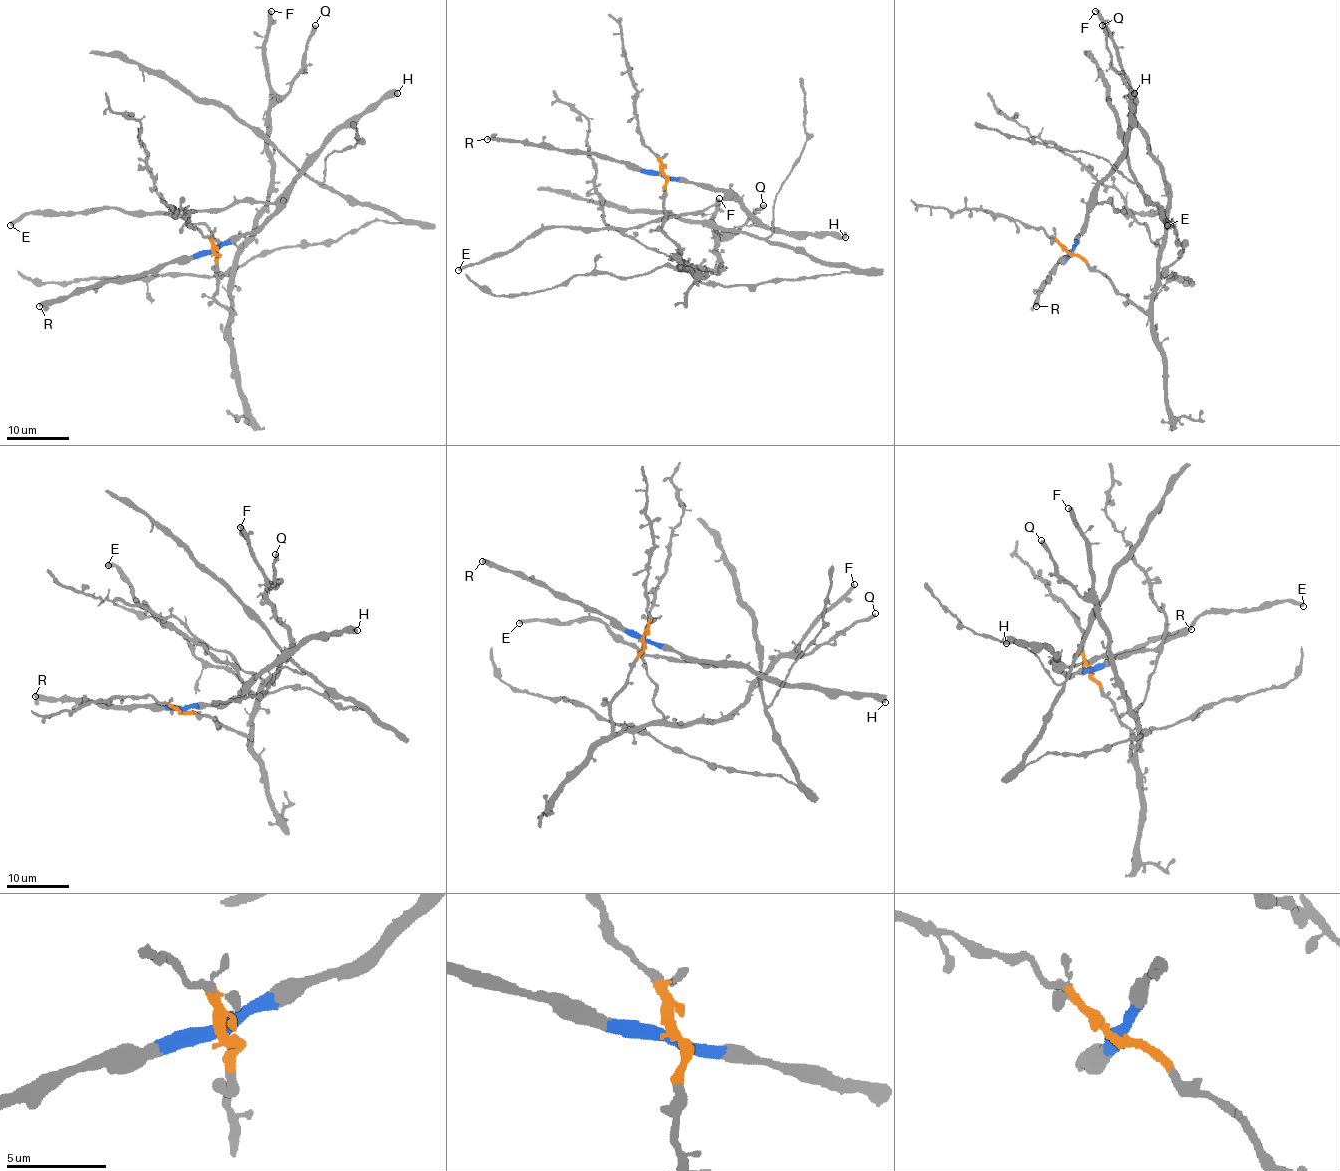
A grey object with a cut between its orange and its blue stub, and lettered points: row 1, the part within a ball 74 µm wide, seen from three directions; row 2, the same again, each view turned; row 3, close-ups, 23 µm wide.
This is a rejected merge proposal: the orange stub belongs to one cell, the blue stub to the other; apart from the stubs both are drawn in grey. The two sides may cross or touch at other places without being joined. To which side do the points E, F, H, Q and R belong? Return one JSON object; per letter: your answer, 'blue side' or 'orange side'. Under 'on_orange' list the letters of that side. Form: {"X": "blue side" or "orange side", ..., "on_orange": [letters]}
{"E": "blue side", "F": "orange side", "H": "blue side", "Q": "orange side", "R": "blue side", "on_orange": ["F", "Q"]}

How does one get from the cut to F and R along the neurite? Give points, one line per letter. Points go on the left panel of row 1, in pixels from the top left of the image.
F: (214, 252), (214, 296), (229, 311), (234, 255), (253, 232), (270, 188), (271, 92), (265, 42), (271, 10)
R: (214, 252), (182, 257), (148, 271), (76, 286), (67, 296), (44, 300), (39, 305)

